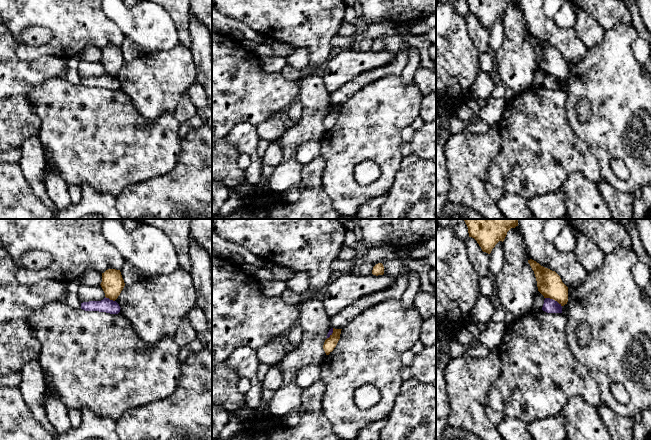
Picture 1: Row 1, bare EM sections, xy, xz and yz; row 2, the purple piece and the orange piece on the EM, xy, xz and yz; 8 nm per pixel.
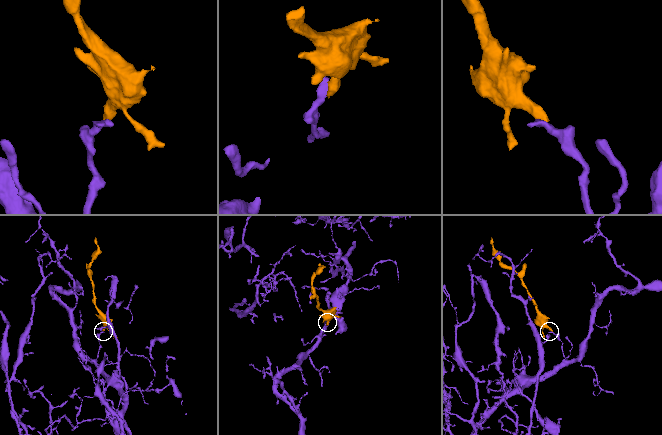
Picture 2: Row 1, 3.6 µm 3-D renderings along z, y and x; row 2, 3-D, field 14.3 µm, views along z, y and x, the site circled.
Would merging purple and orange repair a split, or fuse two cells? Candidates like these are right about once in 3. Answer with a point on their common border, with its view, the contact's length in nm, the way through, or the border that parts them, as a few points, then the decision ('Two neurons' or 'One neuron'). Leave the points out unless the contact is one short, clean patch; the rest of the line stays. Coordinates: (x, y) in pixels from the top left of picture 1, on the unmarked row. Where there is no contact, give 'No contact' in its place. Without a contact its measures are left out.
Touches purple at yz (552, 75). Shared border 150 nm. Boundary: yz (545, 73), (554, 75), (561, 82). Two neurons

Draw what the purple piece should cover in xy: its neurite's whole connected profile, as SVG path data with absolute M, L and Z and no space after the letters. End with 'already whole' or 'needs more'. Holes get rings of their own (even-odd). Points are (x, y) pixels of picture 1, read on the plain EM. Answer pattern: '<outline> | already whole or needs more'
M105 73L101 77L83 78L81 79L81 85L85 87L99 87L110 90L118 90L121 84L116 77Z | already whole

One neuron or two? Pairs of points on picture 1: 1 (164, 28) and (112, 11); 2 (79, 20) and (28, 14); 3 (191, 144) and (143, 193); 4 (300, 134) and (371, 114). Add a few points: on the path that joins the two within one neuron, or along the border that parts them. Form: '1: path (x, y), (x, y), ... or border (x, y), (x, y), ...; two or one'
1: path (151, 22), (142, 22), (133, 13), (125, 13); one
2: path (66, 14), (41, 14); one
3: path (191, 161), (191, 166), (164, 193), (160, 193); one
4: border (327, 131), (320, 141); two

